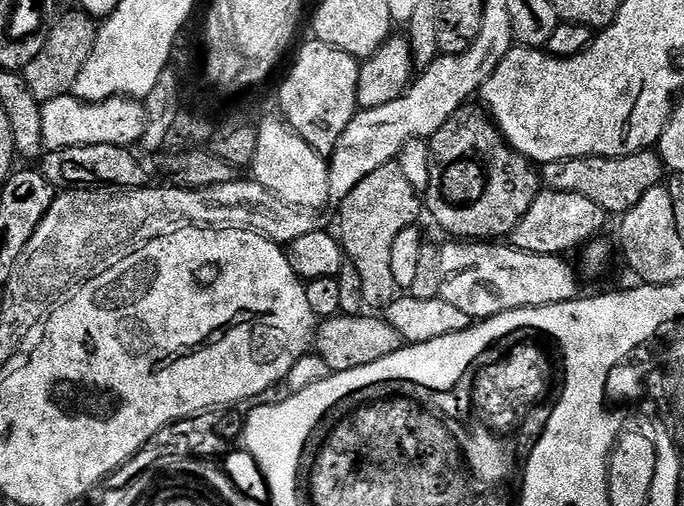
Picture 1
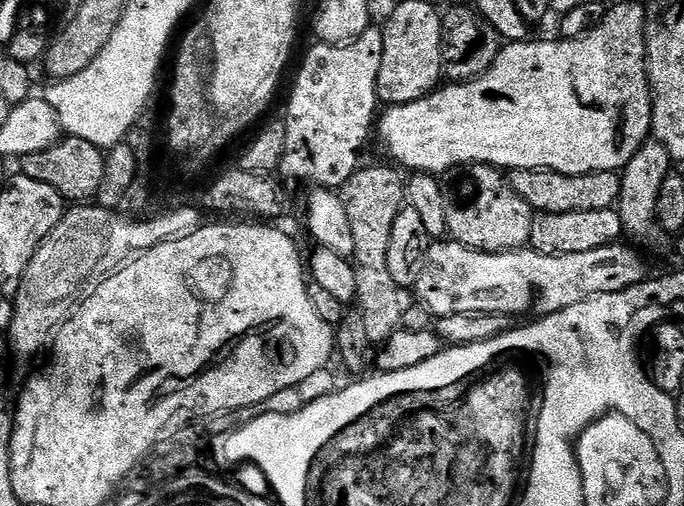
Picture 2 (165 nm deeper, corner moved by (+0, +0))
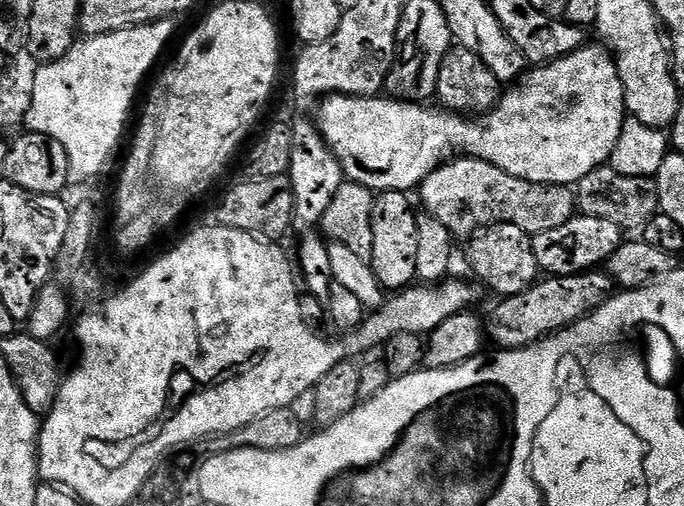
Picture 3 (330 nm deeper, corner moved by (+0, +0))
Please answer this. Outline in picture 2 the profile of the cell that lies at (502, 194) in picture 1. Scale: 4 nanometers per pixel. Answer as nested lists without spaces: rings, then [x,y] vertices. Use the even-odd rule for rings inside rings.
[[[466,164],[463,168],[454,168],[443,177],[442,198],[446,198],[447,235],[455,243],[480,252],[513,252],[528,244],[534,213],[531,206],[513,190],[509,177],[501,169],[493,168],[491,164]]]

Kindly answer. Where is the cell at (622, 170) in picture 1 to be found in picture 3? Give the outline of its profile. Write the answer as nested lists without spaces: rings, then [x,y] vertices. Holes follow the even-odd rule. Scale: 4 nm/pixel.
[[[453,158],[430,173],[418,189],[418,200],[423,209],[442,222],[452,231],[453,237],[472,238],[485,228],[494,224],[513,224],[529,234],[554,230],[554,226],[562,226],[577,215],[578,203],[576,193],[566,184],[539,184],[526,182],[522,178],[514,178],[514,174],[506,174],[498,166],[485,160],[471,158]]]

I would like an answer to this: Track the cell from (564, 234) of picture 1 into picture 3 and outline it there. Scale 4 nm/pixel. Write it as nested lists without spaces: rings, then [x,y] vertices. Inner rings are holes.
[[[577,214],[570,222],[554,226],[554,230],[535,233],[532,245],[541,273],[548,276],[576,276],[580,272],[590,272],[607,265],[614,250],[618,250],[625,240],[625,233],[614,222]]]

